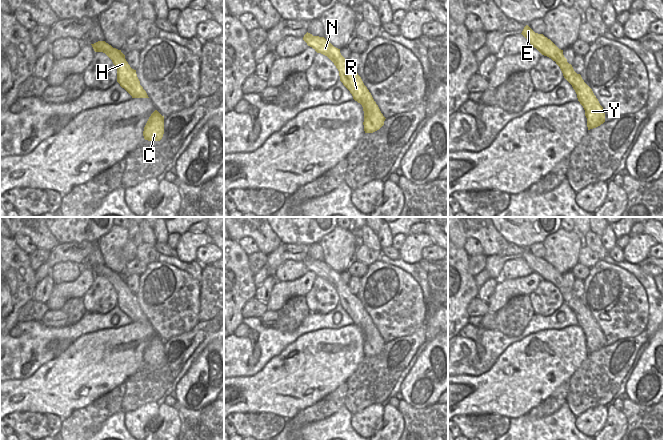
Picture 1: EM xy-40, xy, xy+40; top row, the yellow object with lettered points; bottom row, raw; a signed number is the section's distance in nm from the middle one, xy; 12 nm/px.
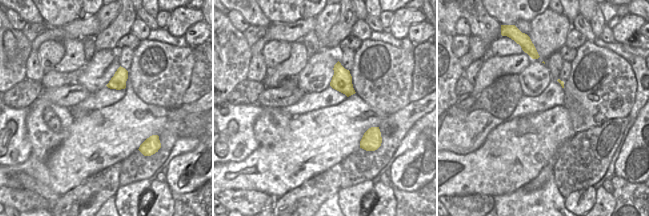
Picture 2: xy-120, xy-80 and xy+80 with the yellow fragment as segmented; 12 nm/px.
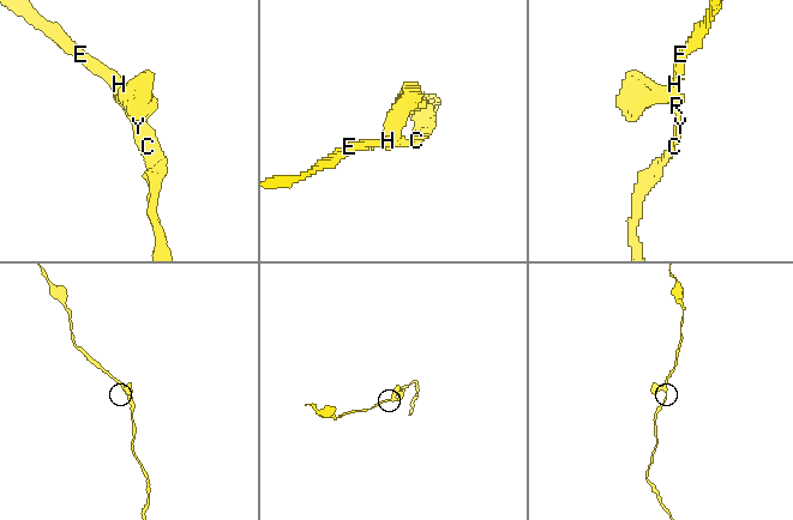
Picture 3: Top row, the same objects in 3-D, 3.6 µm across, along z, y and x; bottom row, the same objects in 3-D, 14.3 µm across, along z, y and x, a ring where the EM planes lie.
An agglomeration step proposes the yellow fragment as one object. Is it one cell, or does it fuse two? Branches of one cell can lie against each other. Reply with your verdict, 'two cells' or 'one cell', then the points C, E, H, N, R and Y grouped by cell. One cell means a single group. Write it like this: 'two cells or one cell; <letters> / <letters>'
one cell; C E H N R Y

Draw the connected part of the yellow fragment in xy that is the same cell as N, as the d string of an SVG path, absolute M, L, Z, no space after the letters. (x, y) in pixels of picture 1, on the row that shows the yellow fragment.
M308 32L304 35L303 40L317 53L327 56L334 63L339 71L340 81L350 91L353 99L363 107L365 133L373 133L379 130L384 125L386 118L381 113L361 77L351 69L348 60L341 55L340 49L334 47L324 37L313 36Z

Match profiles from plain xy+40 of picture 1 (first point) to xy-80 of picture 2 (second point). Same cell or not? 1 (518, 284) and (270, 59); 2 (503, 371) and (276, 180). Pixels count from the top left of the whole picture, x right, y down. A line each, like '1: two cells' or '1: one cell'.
1: two cells
2: one cell

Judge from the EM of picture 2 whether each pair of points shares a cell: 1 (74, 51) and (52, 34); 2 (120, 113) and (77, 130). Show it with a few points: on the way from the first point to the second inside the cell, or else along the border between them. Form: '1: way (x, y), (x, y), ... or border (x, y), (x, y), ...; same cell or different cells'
1: way (69, 45), (58, 34); same cell
2: way (109, 124), (103, 130), (88, 130); same cell

